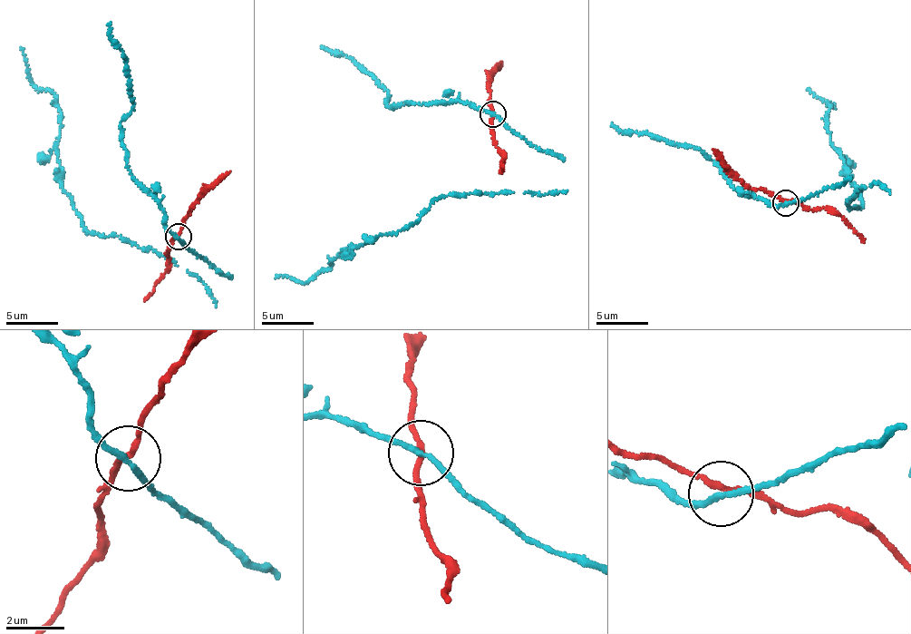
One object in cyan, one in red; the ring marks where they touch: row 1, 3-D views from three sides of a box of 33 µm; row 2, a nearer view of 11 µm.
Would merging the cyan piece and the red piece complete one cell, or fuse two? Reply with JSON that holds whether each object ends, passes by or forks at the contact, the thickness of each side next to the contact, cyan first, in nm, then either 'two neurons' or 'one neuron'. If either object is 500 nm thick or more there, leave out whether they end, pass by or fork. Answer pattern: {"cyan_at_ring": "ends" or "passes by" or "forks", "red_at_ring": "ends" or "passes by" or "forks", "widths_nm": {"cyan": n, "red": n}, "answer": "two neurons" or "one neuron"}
{"cyan_at_ring": "passes by", "red_at_ring": "passes by", "widths_nm": {"cyan": 180, "red": 180}, "answer": "two neurons"}

